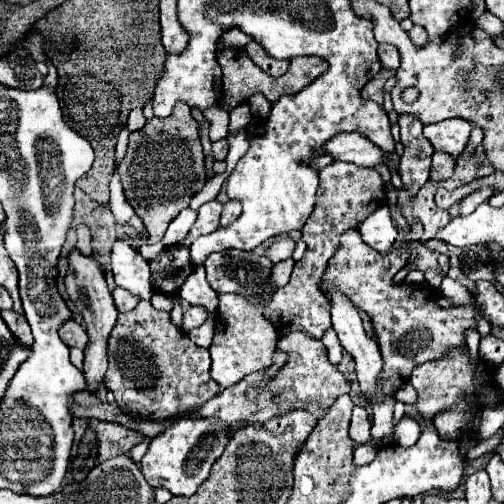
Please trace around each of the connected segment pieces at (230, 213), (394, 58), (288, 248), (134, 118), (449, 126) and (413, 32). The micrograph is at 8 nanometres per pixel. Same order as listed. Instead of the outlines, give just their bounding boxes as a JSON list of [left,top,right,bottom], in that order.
[[220,201,242,227],[378,45,400,71],[266,237,296,263],[126,107,146,131],[424,119,470,159],[408,25,428,47]]

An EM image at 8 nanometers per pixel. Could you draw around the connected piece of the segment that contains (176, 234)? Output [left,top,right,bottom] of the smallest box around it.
[162,209,196,245]

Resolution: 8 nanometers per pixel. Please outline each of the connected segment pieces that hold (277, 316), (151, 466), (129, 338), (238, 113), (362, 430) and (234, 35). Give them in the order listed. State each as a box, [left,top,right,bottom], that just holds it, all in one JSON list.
[[266,161,386,339],[140,419,228,495],[104,301,220,419],[228,103,252,133],[350,405,372,445],[218,29,252,49]]

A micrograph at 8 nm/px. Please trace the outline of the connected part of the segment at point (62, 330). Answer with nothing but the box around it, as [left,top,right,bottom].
[58,319,88,349]

